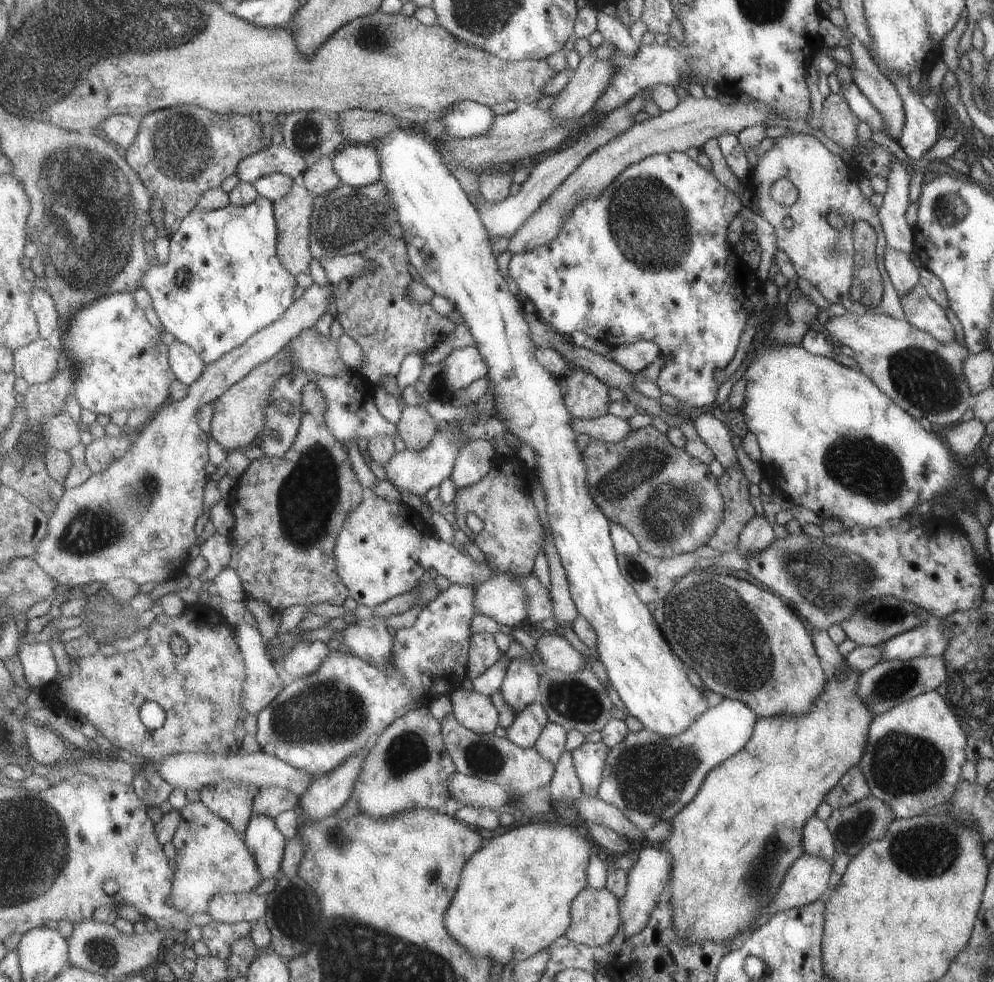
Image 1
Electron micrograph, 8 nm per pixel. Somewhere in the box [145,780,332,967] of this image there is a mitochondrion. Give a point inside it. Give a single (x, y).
(292, 914)

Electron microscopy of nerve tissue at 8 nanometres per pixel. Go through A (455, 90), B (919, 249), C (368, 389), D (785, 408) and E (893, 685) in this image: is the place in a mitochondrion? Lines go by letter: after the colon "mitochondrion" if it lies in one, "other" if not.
A: other
B: other
C: other
D: other
E: mitochondrion

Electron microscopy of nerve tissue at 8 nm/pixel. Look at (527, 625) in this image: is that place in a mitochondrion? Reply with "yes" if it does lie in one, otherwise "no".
no

